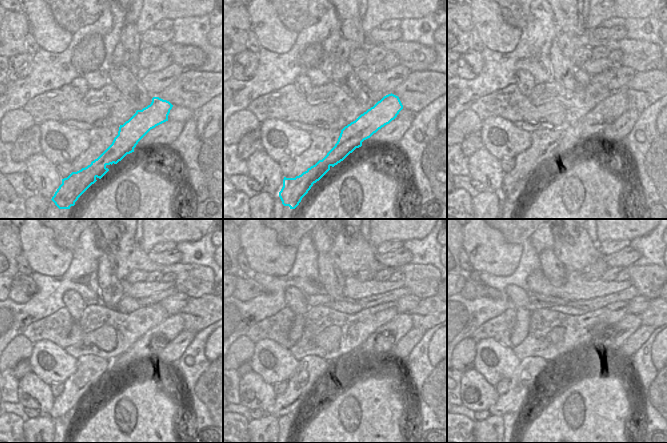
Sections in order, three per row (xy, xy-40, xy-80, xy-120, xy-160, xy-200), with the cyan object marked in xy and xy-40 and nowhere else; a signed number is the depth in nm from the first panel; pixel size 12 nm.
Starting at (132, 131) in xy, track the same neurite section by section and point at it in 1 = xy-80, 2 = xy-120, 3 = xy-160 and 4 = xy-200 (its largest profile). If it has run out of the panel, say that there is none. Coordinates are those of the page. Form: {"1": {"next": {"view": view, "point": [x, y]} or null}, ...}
{"1": {"next": {"view": "xy-80", "point": [609, 110]}}, "2": {"next": {"view": "xy-120", "point": [156, 339]}}, "3": {"next": {"view": "xy-160", "point": [388, 335]}}, "4": {"next": {"view": "xy-200", "point": [611, 337]}}}

